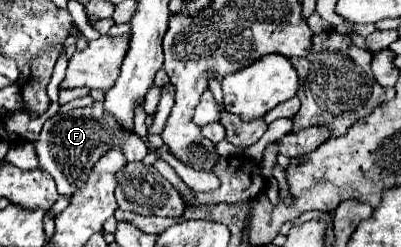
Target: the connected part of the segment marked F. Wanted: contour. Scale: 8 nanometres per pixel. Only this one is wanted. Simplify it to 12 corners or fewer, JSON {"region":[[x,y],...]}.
{"region":[[103,103],[49,117],[33,141],[61,195],[87,183],[113,143],[143,161],[139,135],[117,139]]}

